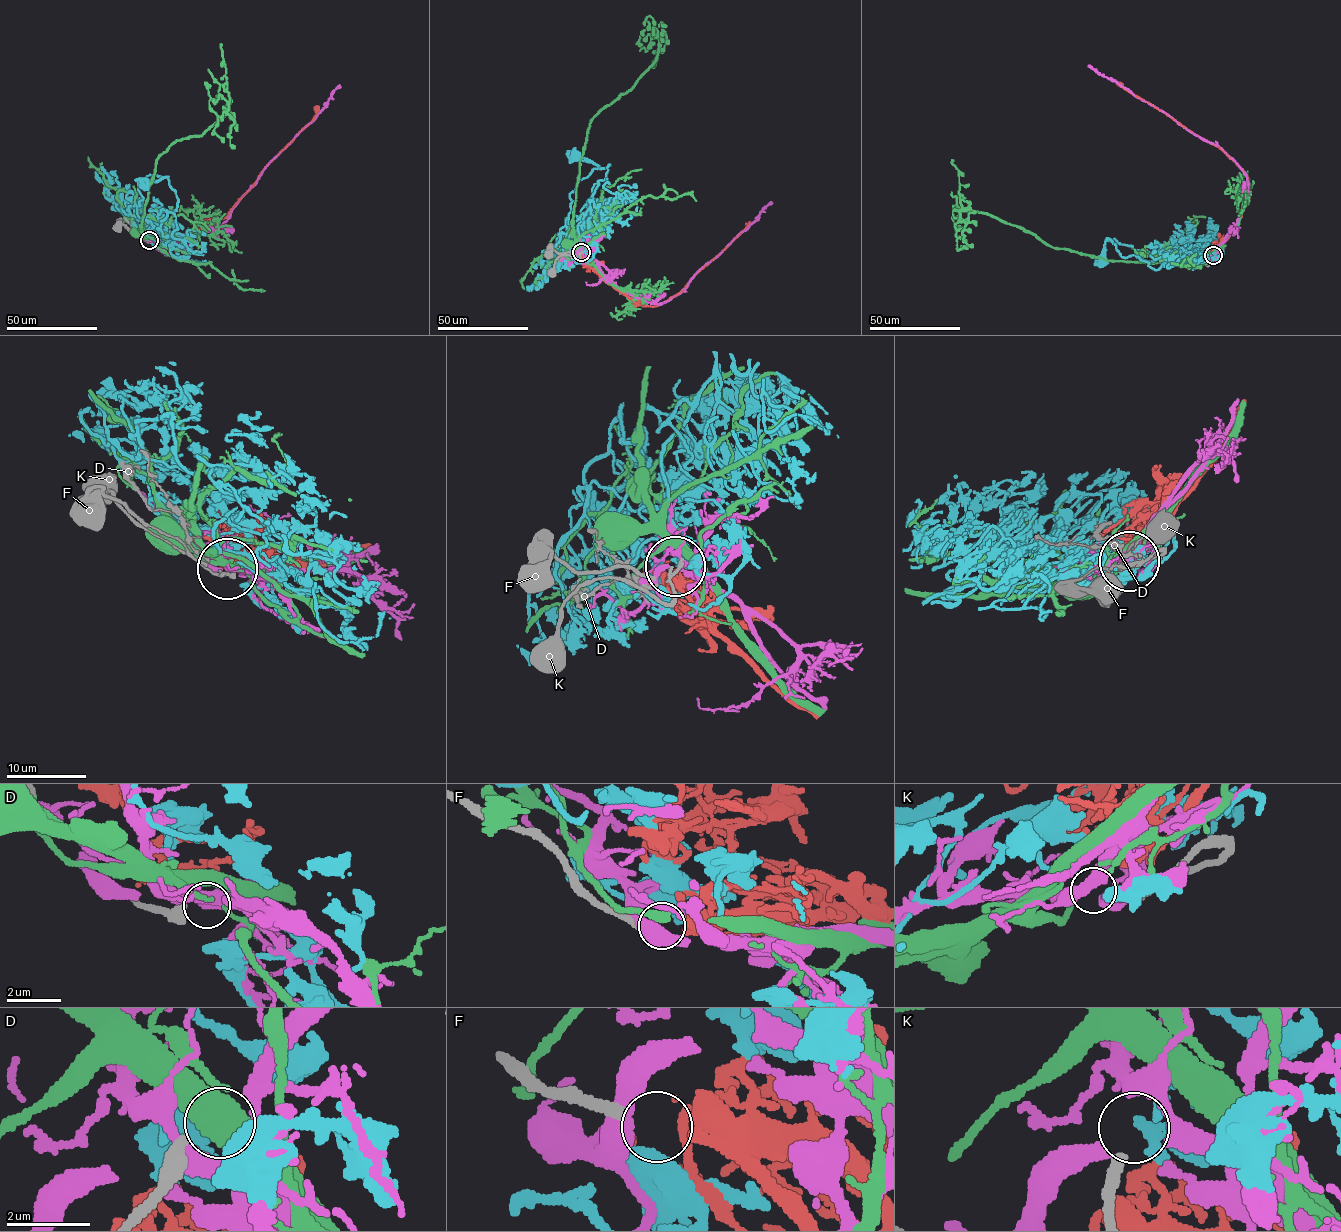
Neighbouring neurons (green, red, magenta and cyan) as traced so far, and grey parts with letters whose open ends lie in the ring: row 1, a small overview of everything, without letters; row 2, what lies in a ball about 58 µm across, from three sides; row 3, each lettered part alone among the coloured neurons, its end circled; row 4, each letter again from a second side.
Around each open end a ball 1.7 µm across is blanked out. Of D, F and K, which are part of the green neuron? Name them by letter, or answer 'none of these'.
none of these

